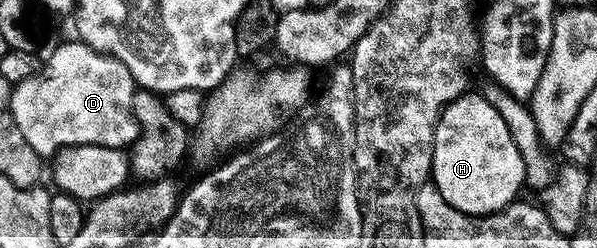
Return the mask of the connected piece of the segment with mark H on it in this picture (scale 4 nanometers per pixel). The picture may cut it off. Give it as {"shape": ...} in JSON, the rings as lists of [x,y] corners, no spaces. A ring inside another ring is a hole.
{"shape":[[[464,94],[448,104],[439,115],[435,127],[435,145],[430,179],[441,190],[441,198],[457,210],[469,216],[488,216],[490,212],[500,212],[508,204],[516,203],[519,187],[524,187],[523,162],[513,137],[505,126],[505,118],[485,102],[481,94]]]}

